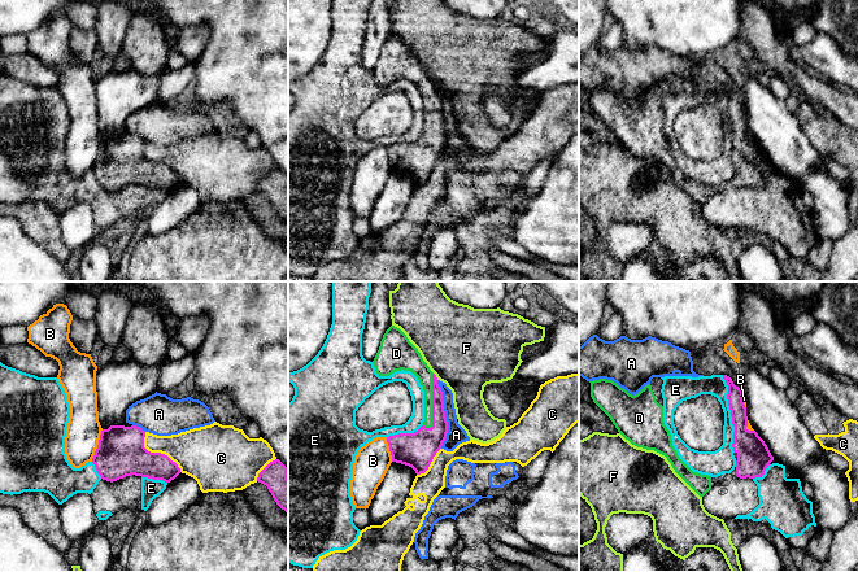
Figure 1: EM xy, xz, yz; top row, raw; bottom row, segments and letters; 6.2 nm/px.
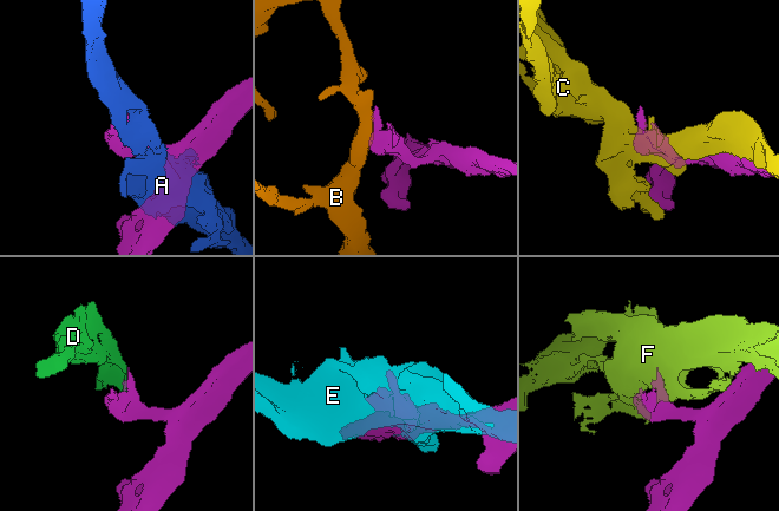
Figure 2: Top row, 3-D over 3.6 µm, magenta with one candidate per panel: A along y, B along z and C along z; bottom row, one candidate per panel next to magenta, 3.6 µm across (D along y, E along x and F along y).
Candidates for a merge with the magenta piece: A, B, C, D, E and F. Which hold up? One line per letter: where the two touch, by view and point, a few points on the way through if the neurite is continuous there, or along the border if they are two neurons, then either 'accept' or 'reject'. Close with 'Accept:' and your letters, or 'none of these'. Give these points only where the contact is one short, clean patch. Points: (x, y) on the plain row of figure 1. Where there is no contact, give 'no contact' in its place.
A: xz (444, 123) | reject
B: xy (98, 154) | along xy (103, 139), (91, 170) | reject
C: xy (157, 162) | reject
D: xz (432, 112) | accept
E: yz (731, 123) | reject
F: xz (435, 86) | reject
Accept: D

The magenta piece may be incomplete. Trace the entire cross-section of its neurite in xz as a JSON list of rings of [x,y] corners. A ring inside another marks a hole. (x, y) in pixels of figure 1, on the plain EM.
[[[391,35],[383,44],[373,73],[379,86],[389,86],[401,79],[410,80],[423,96],[423,135],[414,143],[389,145],[387,152],[392,171],[411,176],[417,184],[424,183],[448,143],[443,101],[437,87],[406,44],[395,35]]]

